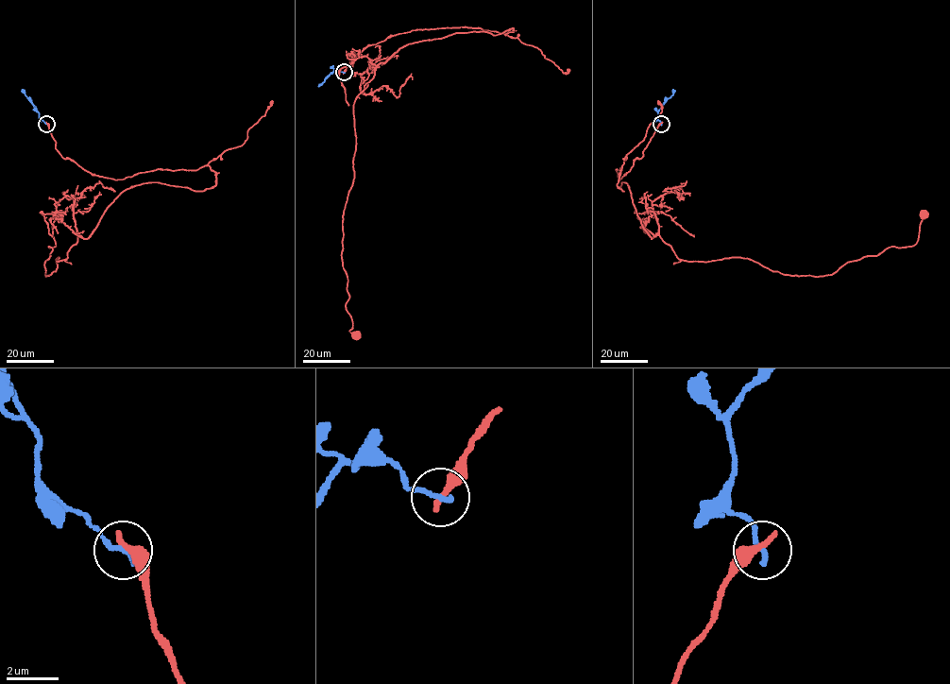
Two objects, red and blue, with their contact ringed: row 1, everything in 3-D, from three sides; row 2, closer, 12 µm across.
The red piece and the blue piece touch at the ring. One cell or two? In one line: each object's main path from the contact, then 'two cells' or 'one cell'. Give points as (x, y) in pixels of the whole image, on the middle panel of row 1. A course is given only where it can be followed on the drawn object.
course red (344, 73), (367, 46), (401, 33), (513, 28), (405, 45), (376, 66), (356, 97), (341, 253), (356, 335); course blue (344, 73), (334, 69), (318, 85); two cells

